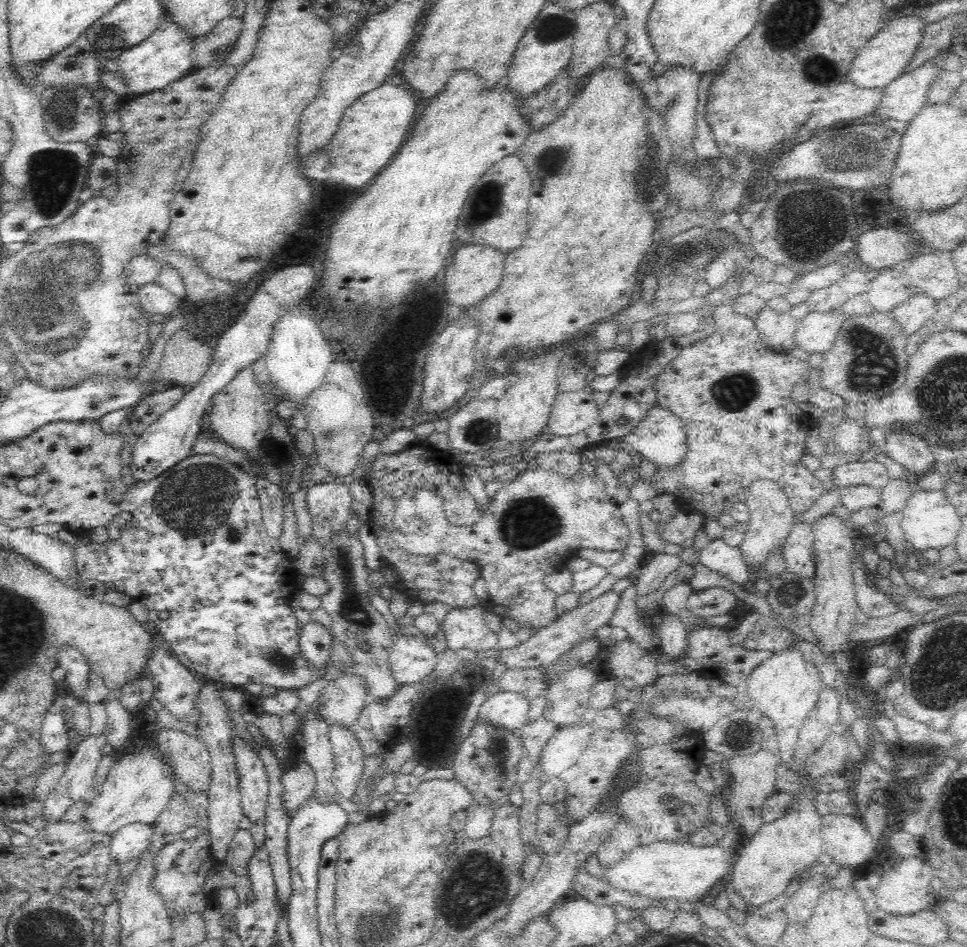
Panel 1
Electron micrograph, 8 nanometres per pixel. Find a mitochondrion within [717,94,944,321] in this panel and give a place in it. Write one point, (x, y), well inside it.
(853, 153)

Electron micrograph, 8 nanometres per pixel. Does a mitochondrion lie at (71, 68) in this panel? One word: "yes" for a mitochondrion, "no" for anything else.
yes

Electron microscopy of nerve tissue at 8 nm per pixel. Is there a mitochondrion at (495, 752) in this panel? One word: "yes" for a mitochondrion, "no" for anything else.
yes

